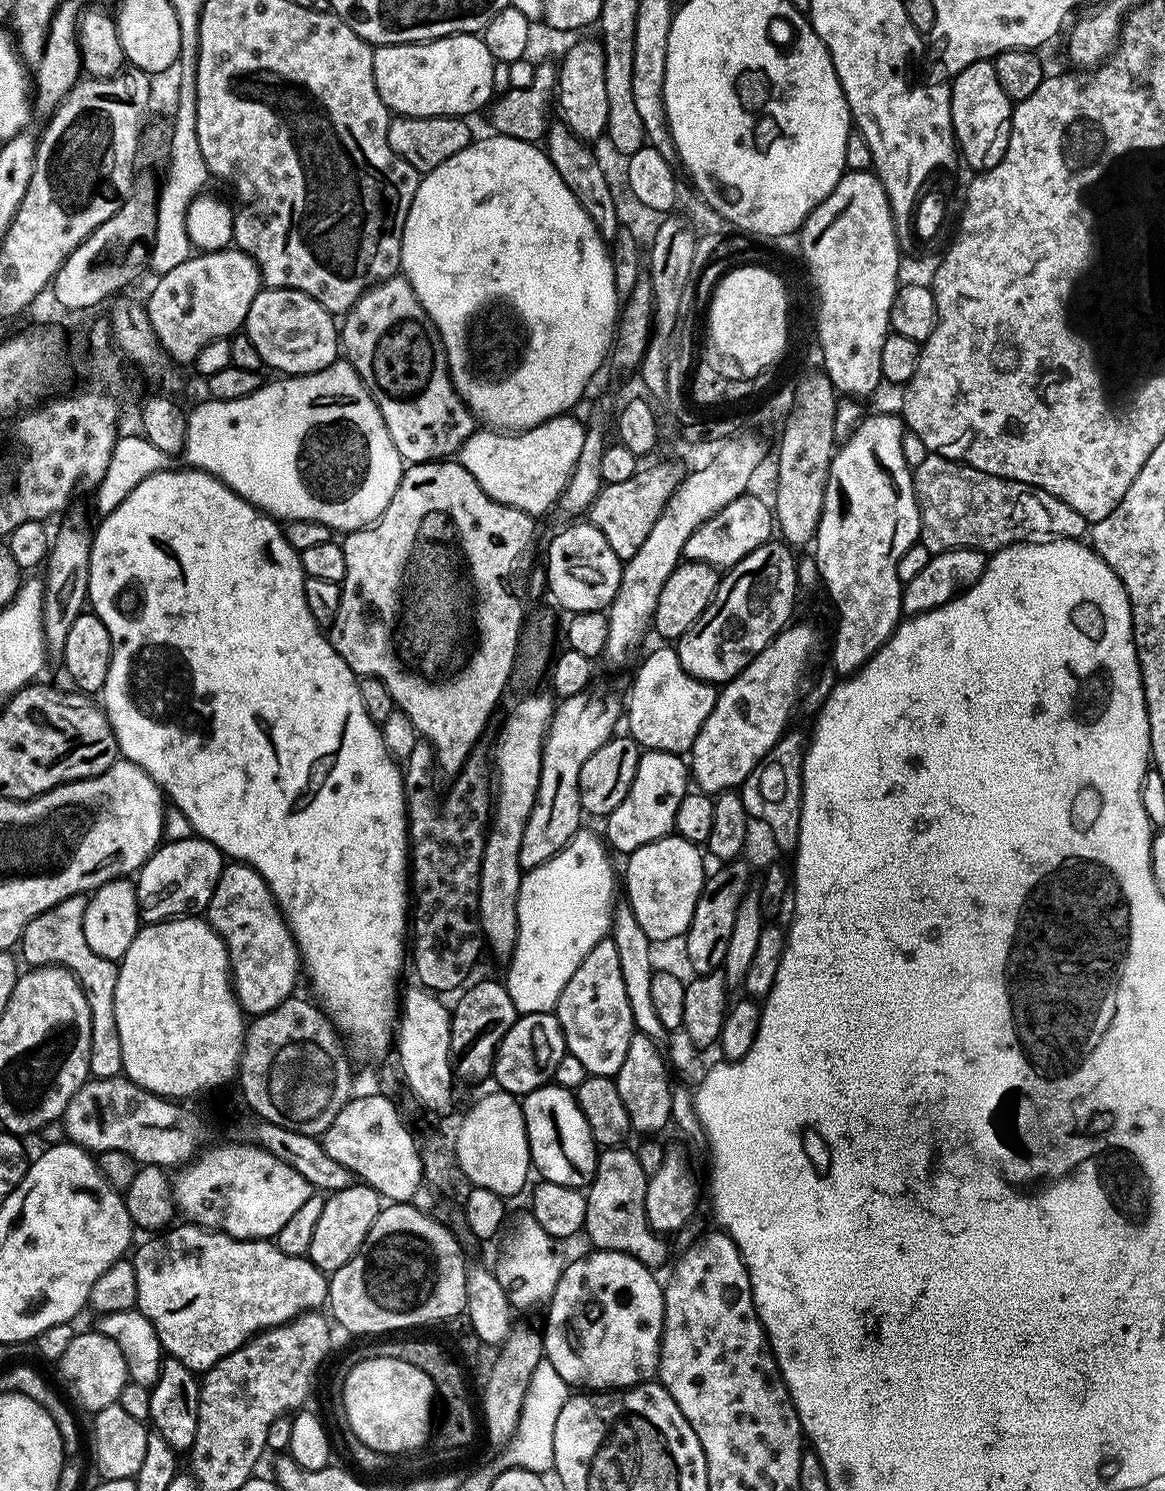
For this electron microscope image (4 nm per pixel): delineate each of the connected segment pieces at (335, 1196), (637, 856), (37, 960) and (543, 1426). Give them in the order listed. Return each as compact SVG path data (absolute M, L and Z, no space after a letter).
M353 1182L350 1186L331 1193L322 1206L322 1218L318 1218L318 1230L307 1255L313 1266L325 1274L346 1266L346 1262L358 1254L362 1242L366 1242L366 1234L370 1234L370 1226L374 1226L374 1218L378 1218L381 1207L380 1193L363 1182Z
M669 834L642 846L638 850L627 853L628 865L622 868L622 888L628 891L626 902L634 910L634 918L638 918L638 926L646 930L650 939L678 938L688 931L690 922L694 918L694 910L698 906L698 898L704 889L706 871L704 872L705 857L700 857L701 849L691 844L686 838Z
M81 894L66 898L62 902L50 906L50 910L38 914L26 926L24 933L20 935L18 952L22 960L22 955L24 955L25 962L32 968L46 968L49 966L65 968L68 972L73 972L76 975L76 981L84 988L84 993L90 1006L90 1014L92 1015L92 1045L90 1046L90 1066L88 1071L95 1079L105 1080L106 1078L114 1078L121 1075L124 1070L122 1066L122 1038L118 1034L118 1018L114 1016L114 988L118 986L120 970L117 961L102 958L98 954L94 954L94 950L90 950L90 946L86 942L86 930L84 929L87 905L88 896Z
M545 1358L538 1366L538 1370L534 1370L534 1378L530 1378L530 1386L526 1390L526 1398L522 1402L522 1414L514 1437L514 1445L516 1444L516 1448L520 1452L502 1453L499 1465L501 1469L525 1468L541 1474L553 1471L554 1425L557 1424L558 1414L562 1414L562 1406L566 1406L569 1395L570 1385Z

